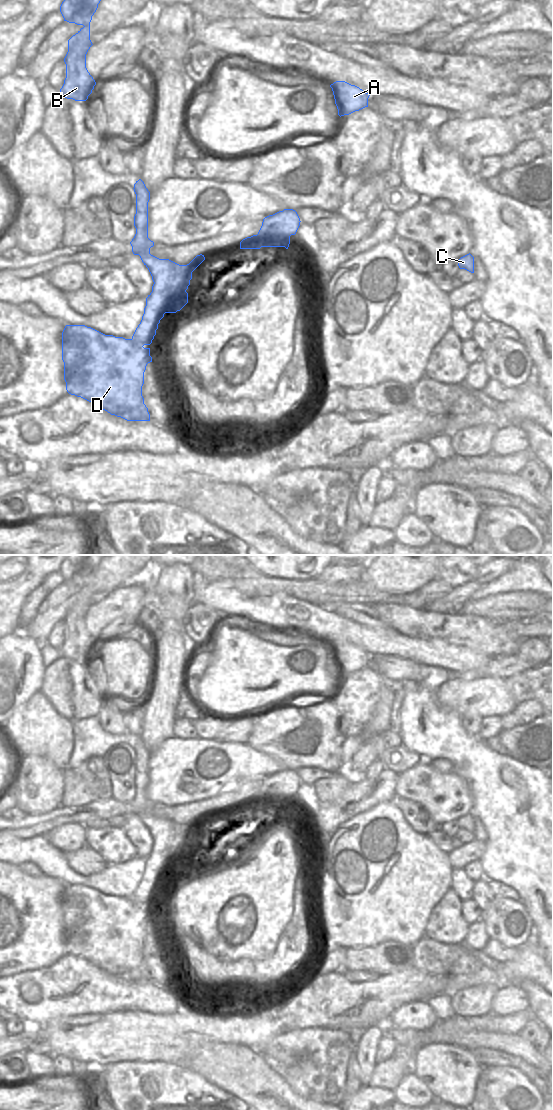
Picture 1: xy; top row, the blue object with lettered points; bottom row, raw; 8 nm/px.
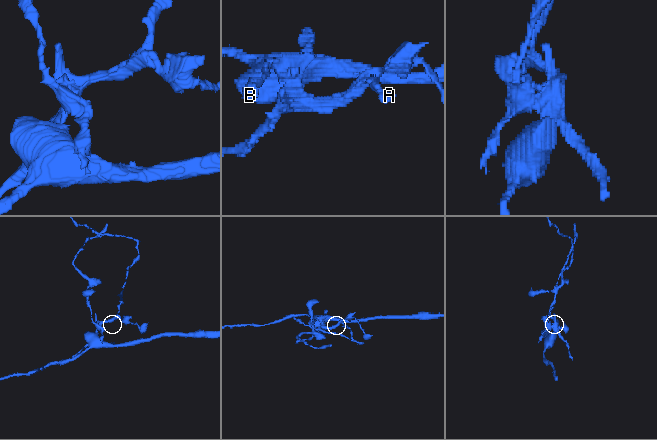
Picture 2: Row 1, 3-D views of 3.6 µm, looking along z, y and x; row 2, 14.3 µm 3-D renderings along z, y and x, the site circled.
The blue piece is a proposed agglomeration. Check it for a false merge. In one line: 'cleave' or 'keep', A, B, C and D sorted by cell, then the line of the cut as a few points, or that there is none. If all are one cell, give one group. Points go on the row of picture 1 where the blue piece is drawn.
cleave | A B C / D | xy (131, 339), (142, 346)

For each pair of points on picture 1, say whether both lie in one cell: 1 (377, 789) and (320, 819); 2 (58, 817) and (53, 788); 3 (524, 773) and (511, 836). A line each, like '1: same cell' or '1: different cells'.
1: same cell
2: different cells
3: same cell

